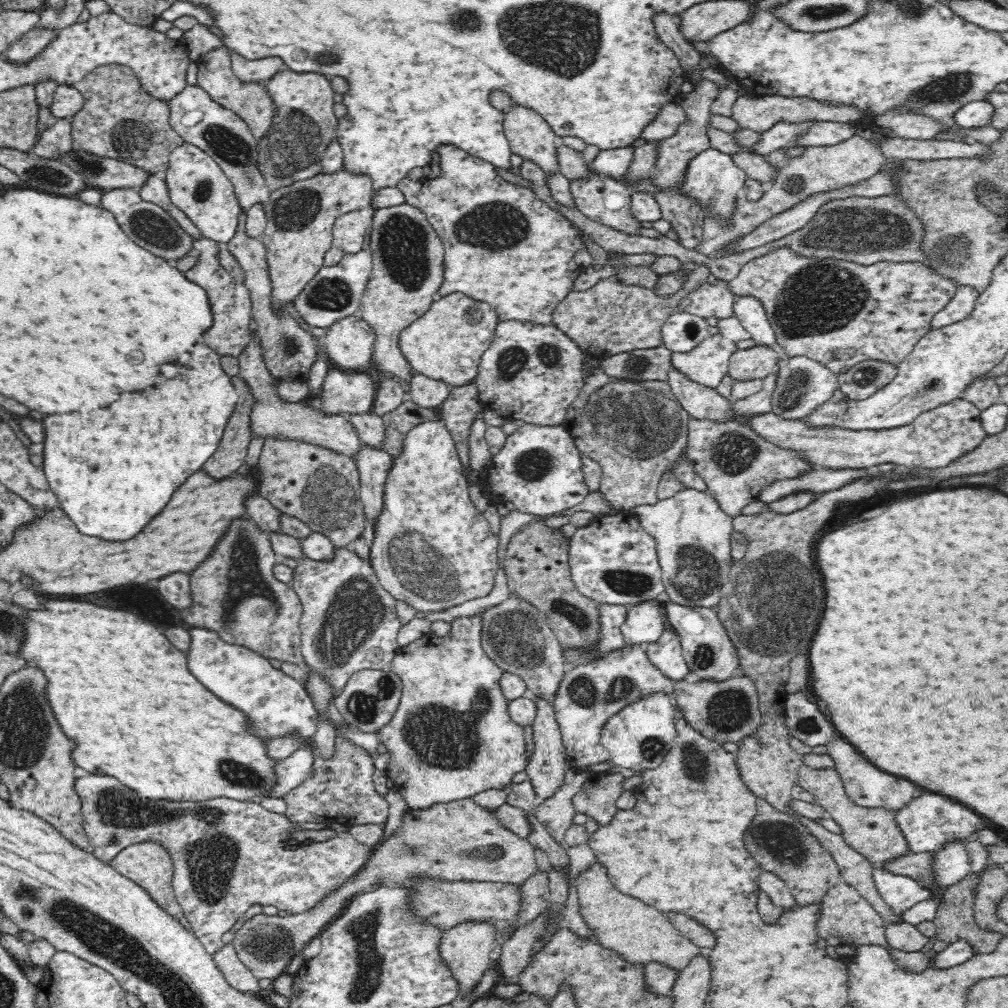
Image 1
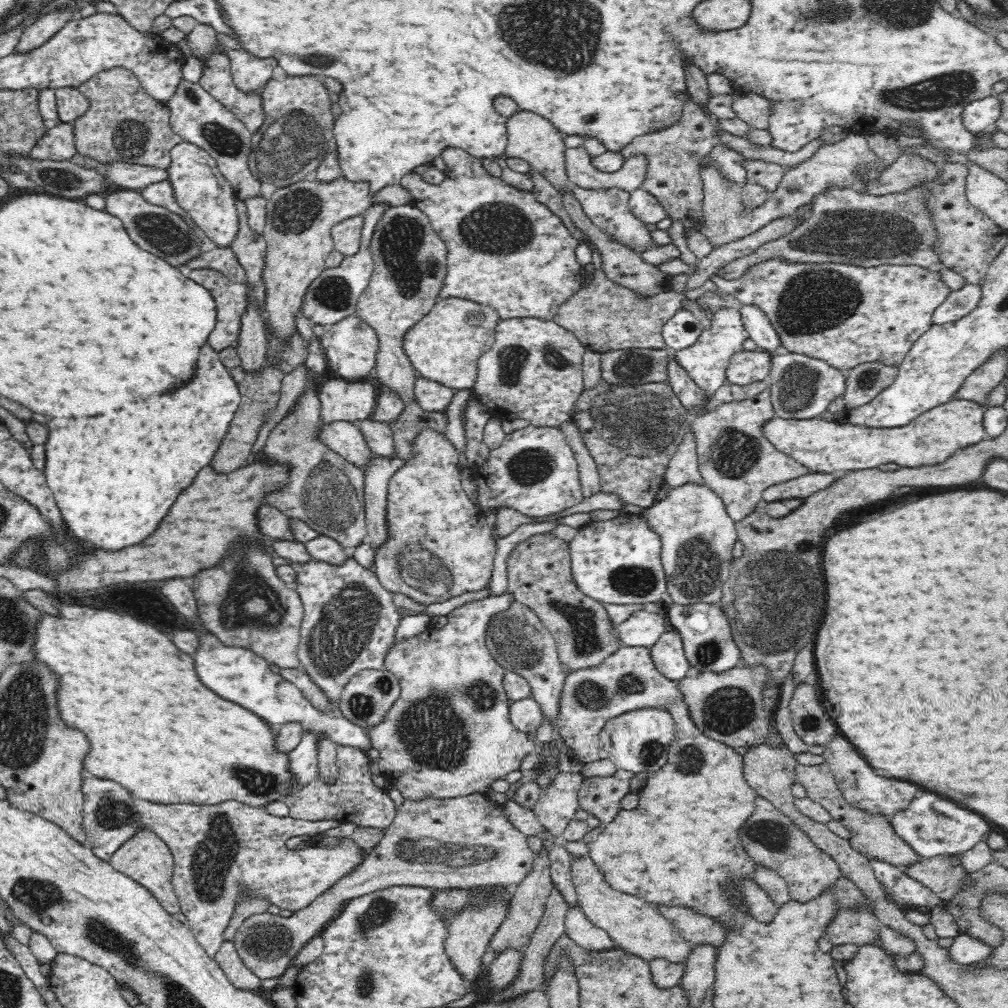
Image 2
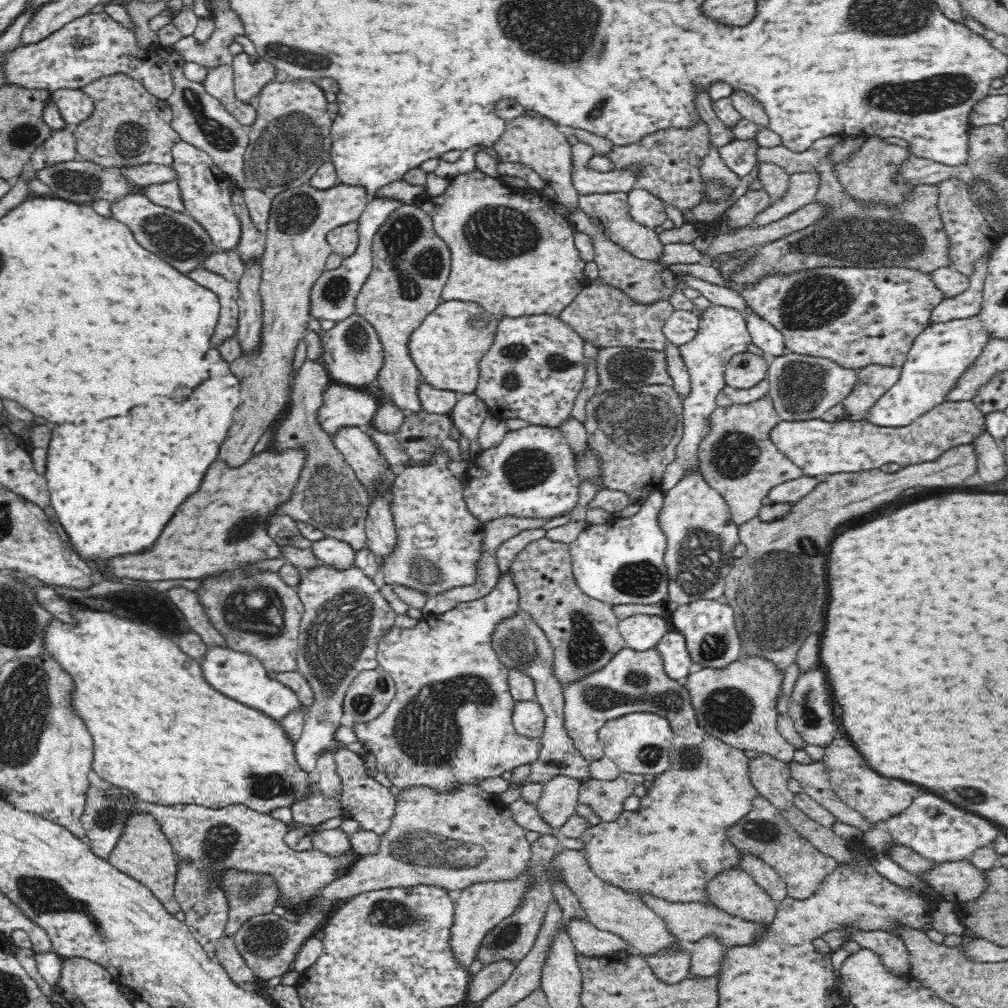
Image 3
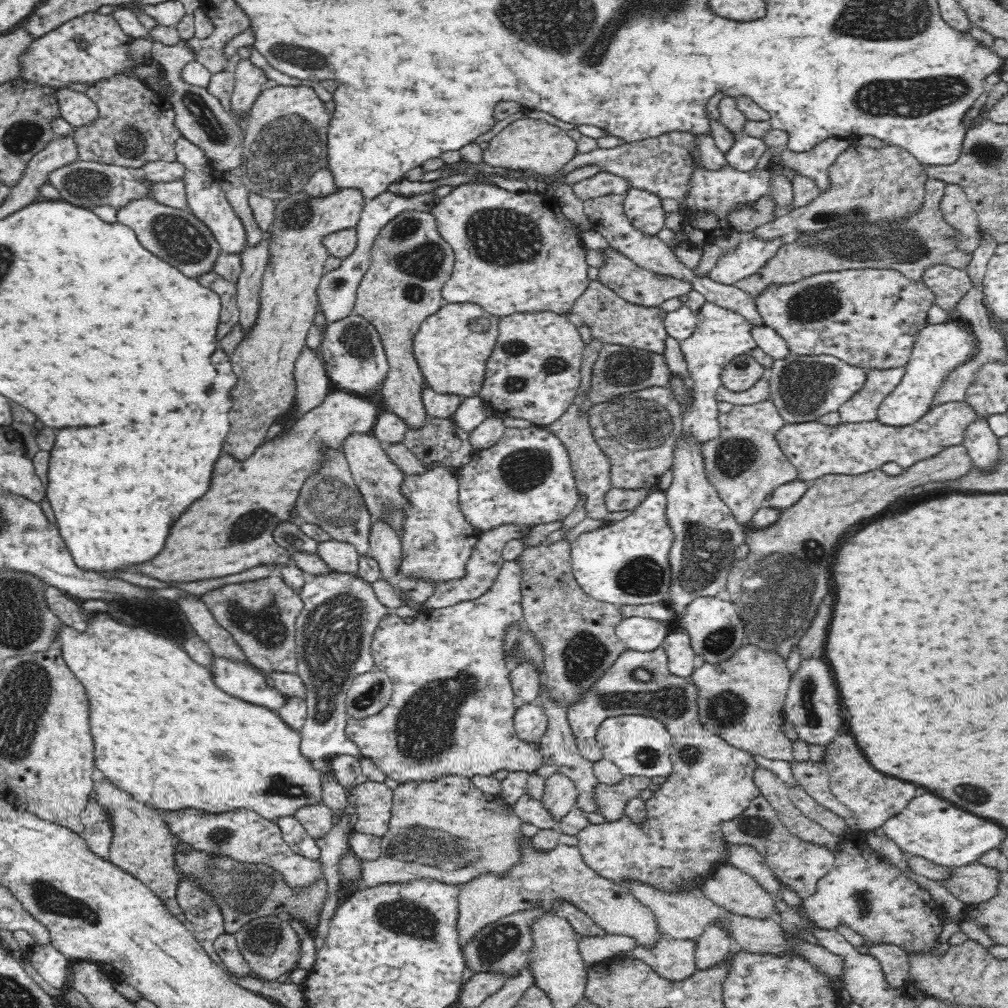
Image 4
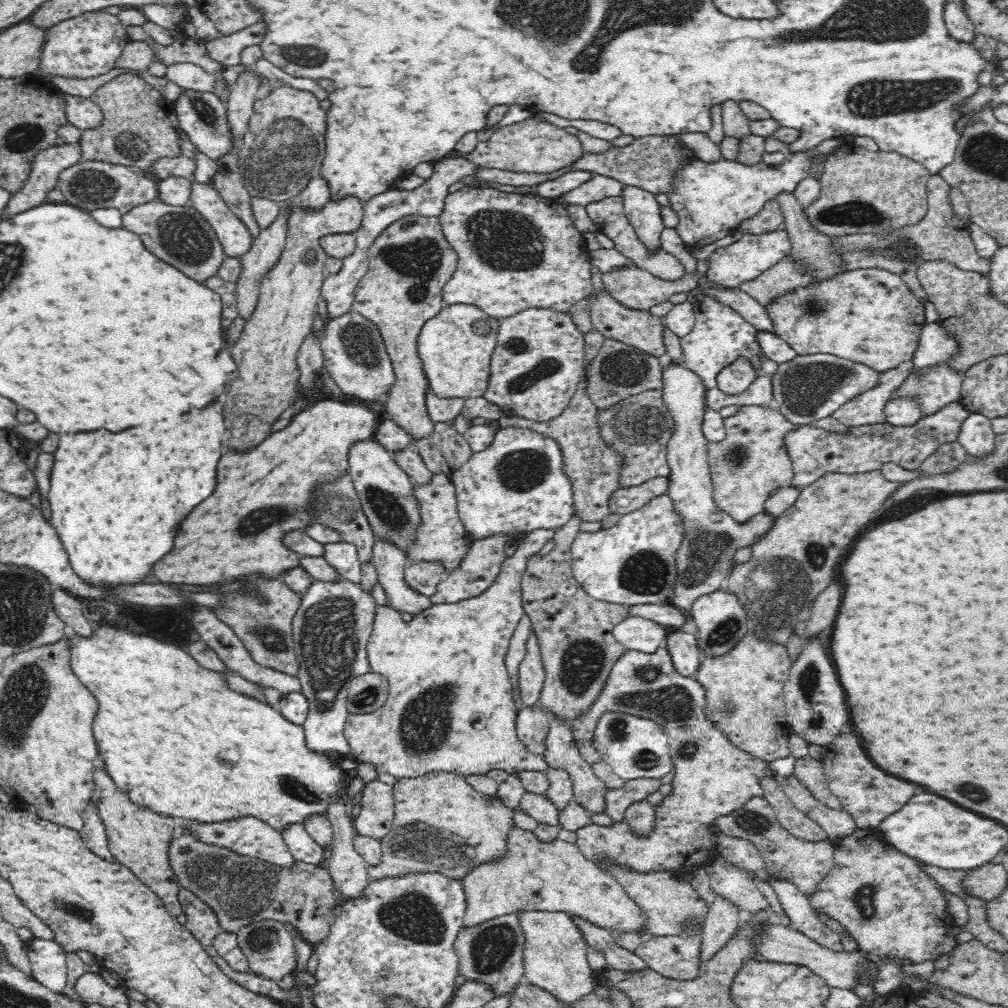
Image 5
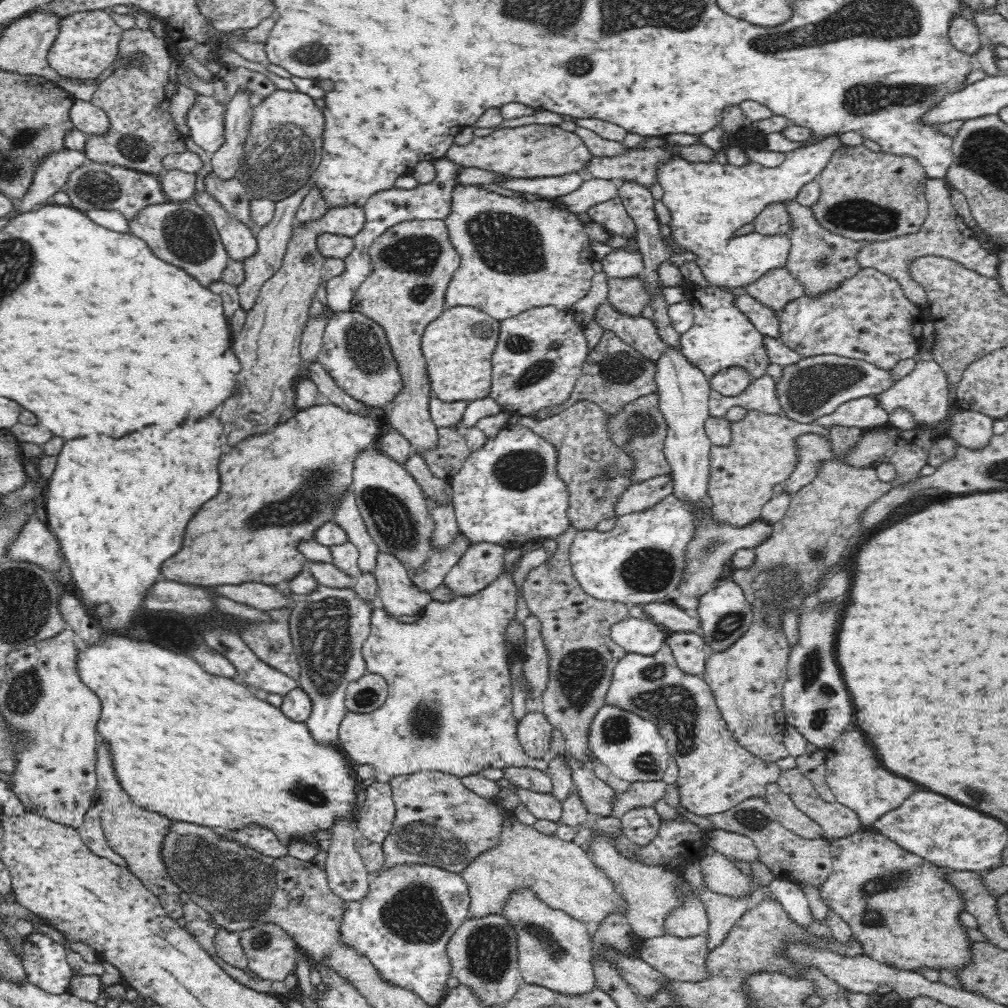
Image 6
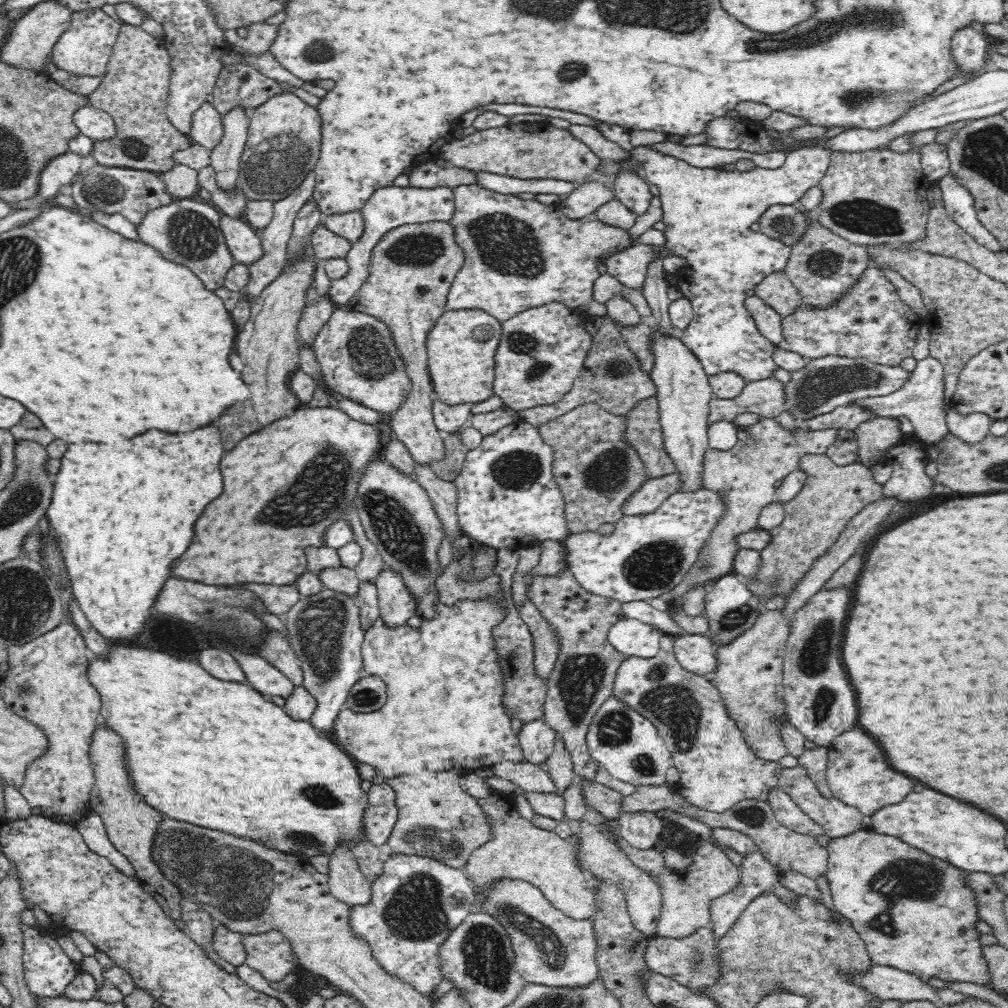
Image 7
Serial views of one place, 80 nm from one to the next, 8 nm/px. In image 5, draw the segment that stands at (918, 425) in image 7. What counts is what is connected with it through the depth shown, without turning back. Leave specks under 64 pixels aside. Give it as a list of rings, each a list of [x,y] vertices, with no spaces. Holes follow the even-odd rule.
[[[946,364],[946,366],[938,365],[930,367],[921,377],[916,377],[914,373],[911,373],[908,378],[905,378],[902,386],[893,392],[893,396],[900,396],[900,394],[915,396],[917,402],[920,403],[922,416],[934,414],[934,412],[938,412],[942,406],[961,400],[961,388],[966,371],[967,370],[956,370]]]

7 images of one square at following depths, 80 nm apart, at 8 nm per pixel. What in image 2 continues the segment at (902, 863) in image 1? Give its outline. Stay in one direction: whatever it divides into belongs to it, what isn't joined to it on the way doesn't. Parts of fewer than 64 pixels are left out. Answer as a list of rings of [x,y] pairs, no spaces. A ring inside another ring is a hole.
[[[952,855],[921,857],[918,862],[910,862],[899,868],[906,875],[936,892],[942,901],[950,900],[960,890],[968,873],[963,865],[960,865],[960,859]]]

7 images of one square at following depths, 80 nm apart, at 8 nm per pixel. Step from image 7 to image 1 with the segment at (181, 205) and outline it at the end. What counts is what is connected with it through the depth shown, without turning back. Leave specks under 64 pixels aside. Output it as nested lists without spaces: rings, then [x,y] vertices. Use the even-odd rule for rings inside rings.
[[[112,188],[103,190],[100,205],[114,215],[120,228],[130,240],[149,250],[154,256],[168,261],[176,260],[176,258],[182,258],[193,248],[192,237],[187,235],[184,229],[178,226],[178,223],[170,216],[170,213],[160,208],[160,205],[142,200],[139,189]]]

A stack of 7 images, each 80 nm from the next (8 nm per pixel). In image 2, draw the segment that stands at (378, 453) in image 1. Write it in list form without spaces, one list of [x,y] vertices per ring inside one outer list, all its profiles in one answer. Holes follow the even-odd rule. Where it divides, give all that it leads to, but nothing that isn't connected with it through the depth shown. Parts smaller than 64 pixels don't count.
[[[373,455],[362,468],[364,475],[364,509],[370,545],[376,550],[386,540],[388,484],[403,459]]]

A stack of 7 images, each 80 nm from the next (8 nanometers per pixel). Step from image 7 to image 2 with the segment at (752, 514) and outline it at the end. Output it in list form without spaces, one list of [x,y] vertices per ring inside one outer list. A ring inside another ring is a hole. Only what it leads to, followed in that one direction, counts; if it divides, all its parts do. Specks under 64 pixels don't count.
[[[770,384],[748,400],[719,402],[713,411],[688,419],[689,430],[696,443],[699,471],[710,488],[725,504],[735,523],[752,514],[766,487],[796,479],[810,470],[792,456],[780,452],[762,434],[762,424],[774,417]]]

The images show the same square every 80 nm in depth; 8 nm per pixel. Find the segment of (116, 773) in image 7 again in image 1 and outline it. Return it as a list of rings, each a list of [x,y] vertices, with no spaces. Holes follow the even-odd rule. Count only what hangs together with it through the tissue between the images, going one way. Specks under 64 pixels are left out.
[[[154,841],[133,844],[131,847],[124,848],[109,864],[122,876],[128,877],[128,879],[146,889],[152,900],[156,901],[156,904],[160,905],[160,908],[164,909],[170,916],[178,920],[184,916],[182,907],[176,900],[173,884],[171,883],[173,879],[172,859],[170,859],[168,852],[162,848],[162,845],[154,843]]]

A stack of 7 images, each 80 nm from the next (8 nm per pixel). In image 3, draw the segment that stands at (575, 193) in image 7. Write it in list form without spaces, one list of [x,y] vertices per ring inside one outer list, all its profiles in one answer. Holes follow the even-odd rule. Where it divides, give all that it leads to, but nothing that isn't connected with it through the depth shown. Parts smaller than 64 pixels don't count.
[[[578,142],[571,147],[570,164],[572,165],[572,184],[579,194],[596,194],[608,192],[627,192],[637,188],[639,181],[639,164],[630,164],[626,168],[598,172],[589,166],[589,160],[594,156],[594,150],[584,142]]]

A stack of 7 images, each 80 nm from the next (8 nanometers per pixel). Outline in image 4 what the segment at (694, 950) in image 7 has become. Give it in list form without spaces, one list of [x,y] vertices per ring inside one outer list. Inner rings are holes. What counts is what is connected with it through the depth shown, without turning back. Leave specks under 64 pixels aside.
[[[662,936],[651,949],[636,947],[631,956],[642,960],[653,972],[669,982],[680,982],[696,972],[693,940],[676,940]]]

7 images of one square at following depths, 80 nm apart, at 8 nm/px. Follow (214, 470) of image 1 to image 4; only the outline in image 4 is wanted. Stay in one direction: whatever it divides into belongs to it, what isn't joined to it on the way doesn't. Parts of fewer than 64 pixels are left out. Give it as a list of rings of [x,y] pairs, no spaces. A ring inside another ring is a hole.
[[[337,188],[328,196],[310,196],[301,189],[274,200],[259,315],[255,327],[232,354],[232,366],[239,382],[231,393],[235,396],[234,408],[228,414],[232,428],[224,442],[224,454],[230,454],[238,461],[250,458],[272,424],[292,410],[295,362],[314,324],[318,311],[316,288],[326,273],[325,262],[330,256],[323,238],[332,232],[356,227],[366,201],[357,188]]]

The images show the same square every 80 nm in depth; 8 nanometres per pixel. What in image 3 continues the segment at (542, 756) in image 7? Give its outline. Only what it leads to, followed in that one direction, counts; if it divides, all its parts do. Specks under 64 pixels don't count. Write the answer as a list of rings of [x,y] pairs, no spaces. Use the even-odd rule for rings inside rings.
[[[536,700],[515,701],[511,719],[516,732],[529,739],[540,738],[544,732],[545,714]]]

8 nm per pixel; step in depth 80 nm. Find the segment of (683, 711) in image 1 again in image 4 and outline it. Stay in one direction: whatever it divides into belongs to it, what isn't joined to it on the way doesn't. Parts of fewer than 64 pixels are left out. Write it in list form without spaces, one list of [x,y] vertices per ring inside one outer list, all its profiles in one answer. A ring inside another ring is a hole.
[[[744,644],[732,658],[718,664],[704,663],[688,677],[696,687],[696,704],[702,727],[728,744],[770,760],[794,761],[793,742],[783,735],[780,724],[791,676],[786,661],[776,652]]]

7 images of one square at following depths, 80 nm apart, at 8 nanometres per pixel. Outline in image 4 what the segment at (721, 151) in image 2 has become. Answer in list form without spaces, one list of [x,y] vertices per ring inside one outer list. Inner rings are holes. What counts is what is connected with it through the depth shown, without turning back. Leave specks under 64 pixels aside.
[[[738,135],[732,148],[724,152],[726,162],[735,175],[748,172],[756,168],[760,156],[767,150],[765,143],[760,138]]]

